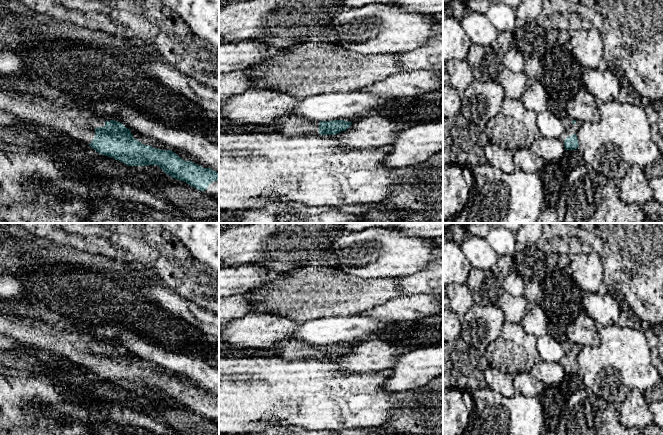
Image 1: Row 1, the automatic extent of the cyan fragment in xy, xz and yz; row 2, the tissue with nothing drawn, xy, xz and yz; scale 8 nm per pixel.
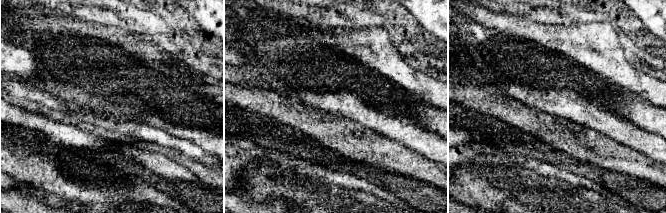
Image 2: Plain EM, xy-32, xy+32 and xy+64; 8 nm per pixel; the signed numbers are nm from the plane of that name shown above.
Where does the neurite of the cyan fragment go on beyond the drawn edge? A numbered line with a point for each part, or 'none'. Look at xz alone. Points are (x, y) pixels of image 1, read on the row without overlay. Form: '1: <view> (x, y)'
1: xz (293, 349)

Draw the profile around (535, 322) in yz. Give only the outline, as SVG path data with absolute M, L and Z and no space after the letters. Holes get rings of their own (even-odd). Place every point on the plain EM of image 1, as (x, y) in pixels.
M540 305L529 308L521 322L524 331L536 338L548 331L548 318L544 308Z

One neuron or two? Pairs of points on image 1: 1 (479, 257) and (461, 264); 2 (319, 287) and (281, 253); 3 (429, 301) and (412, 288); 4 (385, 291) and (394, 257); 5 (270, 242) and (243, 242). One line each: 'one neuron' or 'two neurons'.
1: two neurons
2: two neurons
3: two neurons
4: two neurons
5: one neuron

